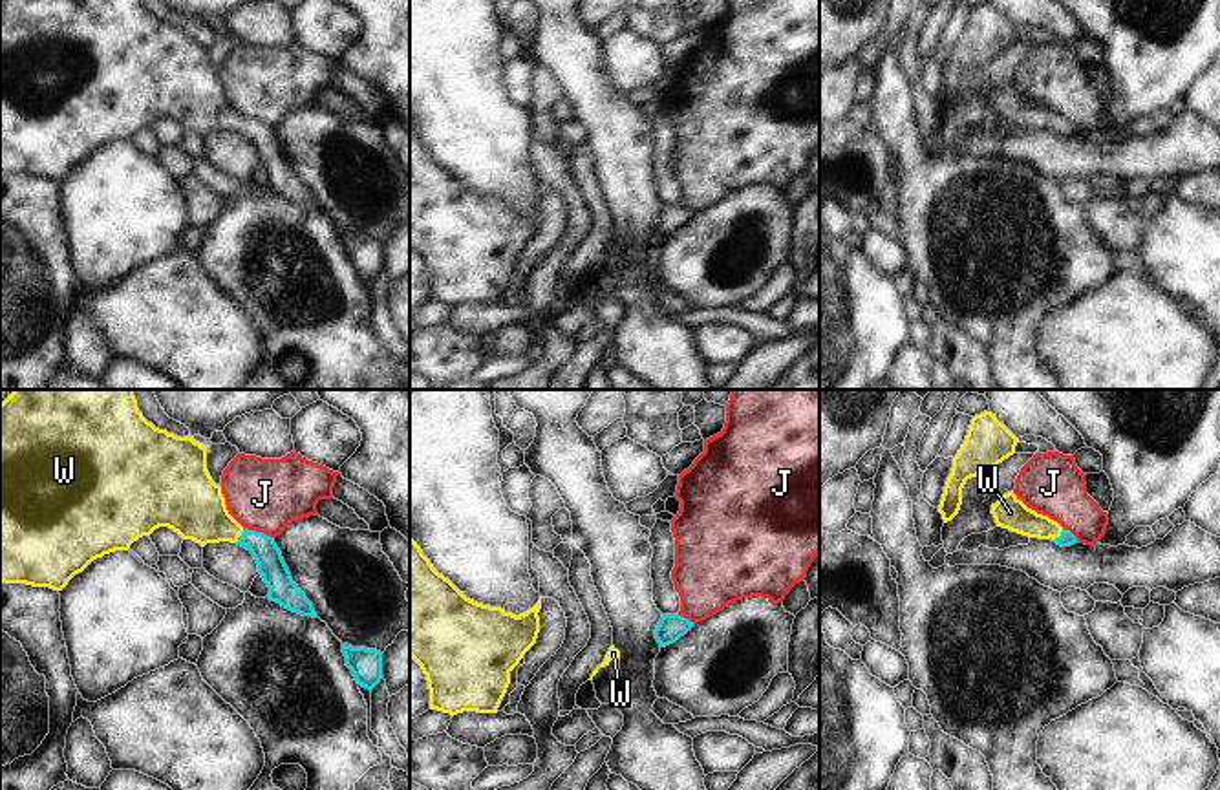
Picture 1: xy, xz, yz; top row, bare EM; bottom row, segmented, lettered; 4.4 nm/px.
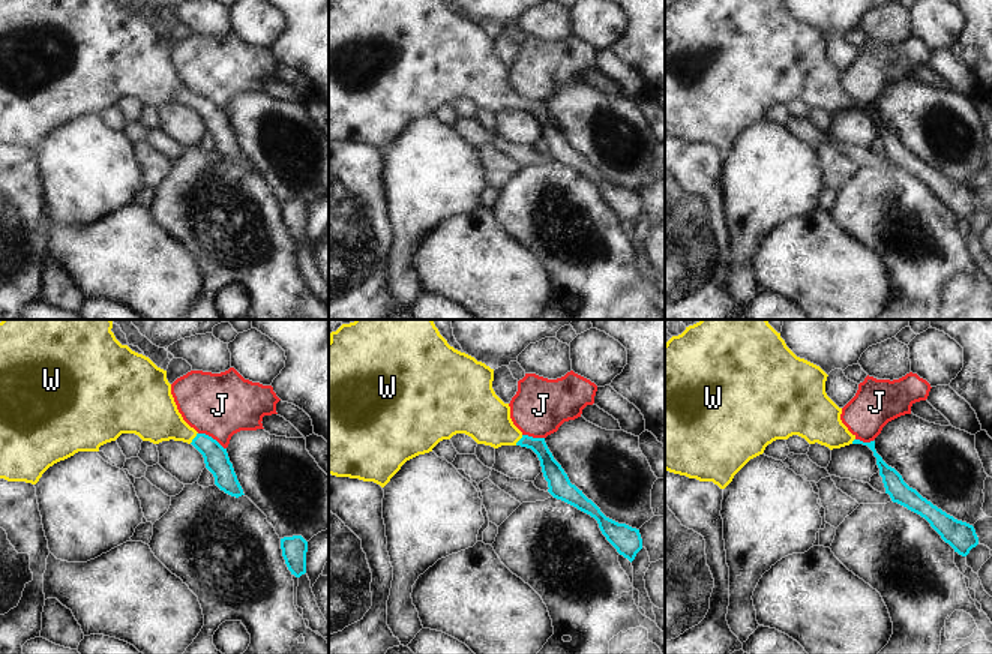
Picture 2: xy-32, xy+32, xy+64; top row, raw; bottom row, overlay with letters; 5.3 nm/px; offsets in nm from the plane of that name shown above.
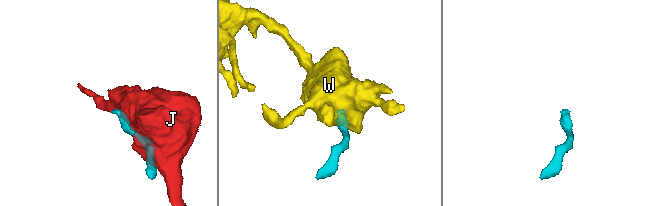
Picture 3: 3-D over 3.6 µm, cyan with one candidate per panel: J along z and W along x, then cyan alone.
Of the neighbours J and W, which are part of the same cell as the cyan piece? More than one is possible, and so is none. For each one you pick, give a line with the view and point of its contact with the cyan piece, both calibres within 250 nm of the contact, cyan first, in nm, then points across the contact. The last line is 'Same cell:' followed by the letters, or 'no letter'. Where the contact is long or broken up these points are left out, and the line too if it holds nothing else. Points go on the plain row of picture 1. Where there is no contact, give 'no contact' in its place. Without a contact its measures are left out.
W: contact yz (1056, 128); calibres 70 and 140 nm; way yz (1067, 128), (1056, 128), (1047, 119), (1010, 103)
Same cell: W

